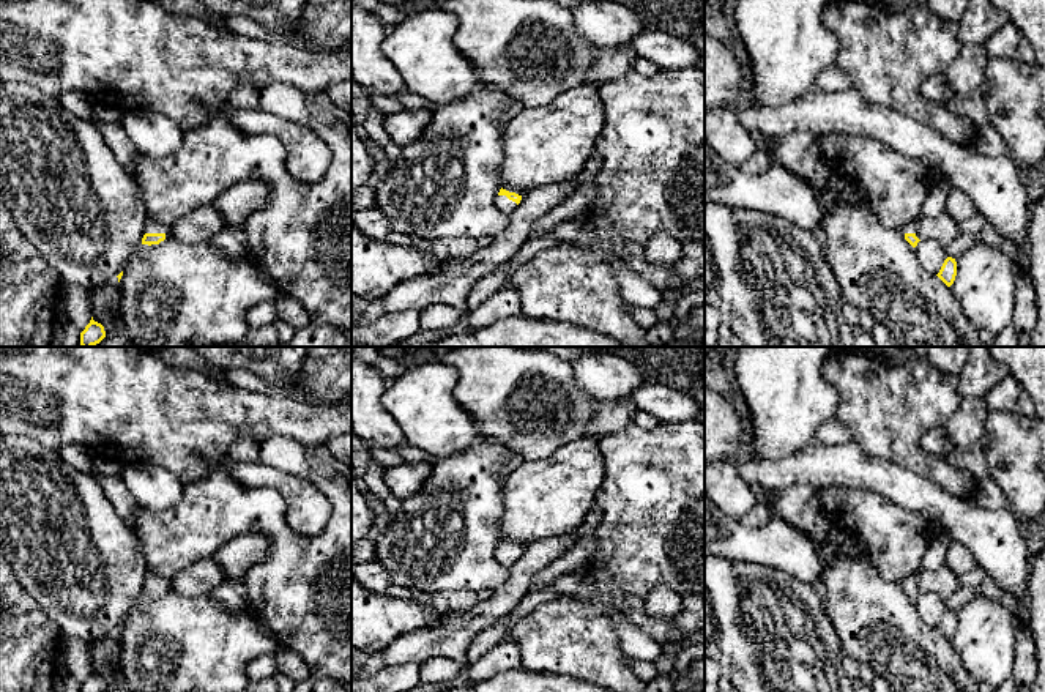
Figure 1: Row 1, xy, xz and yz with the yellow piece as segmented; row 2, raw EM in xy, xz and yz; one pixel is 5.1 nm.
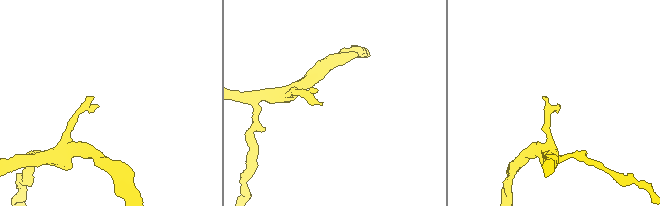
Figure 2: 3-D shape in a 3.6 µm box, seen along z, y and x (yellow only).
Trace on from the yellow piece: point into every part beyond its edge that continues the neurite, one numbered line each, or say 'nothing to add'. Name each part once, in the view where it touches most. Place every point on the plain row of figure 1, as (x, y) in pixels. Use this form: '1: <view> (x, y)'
1: xy (152, 579)

